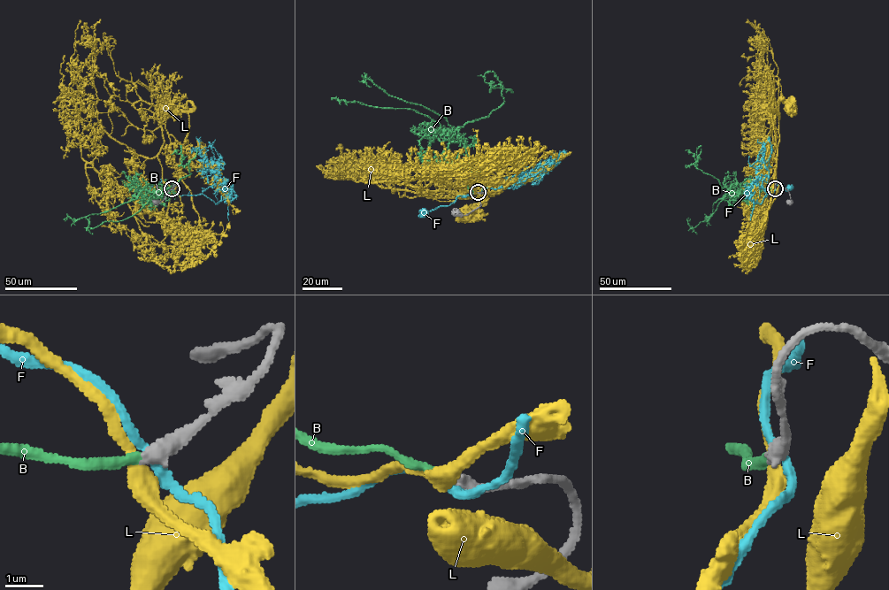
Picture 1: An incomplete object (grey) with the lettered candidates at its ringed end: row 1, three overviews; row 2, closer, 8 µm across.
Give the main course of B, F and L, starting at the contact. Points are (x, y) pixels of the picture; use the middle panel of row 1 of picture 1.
B: (478, 192), (467, 186), (470, 157), (456, 130), (435, 129), (430, 118), (412, 110), (371, 106), (333, 98)
F: (478, 193), (458, 195), (449, 205), (423, 213)
L: (478, 193), (459, 195), (466, 199), (481, 199), (471, 214)

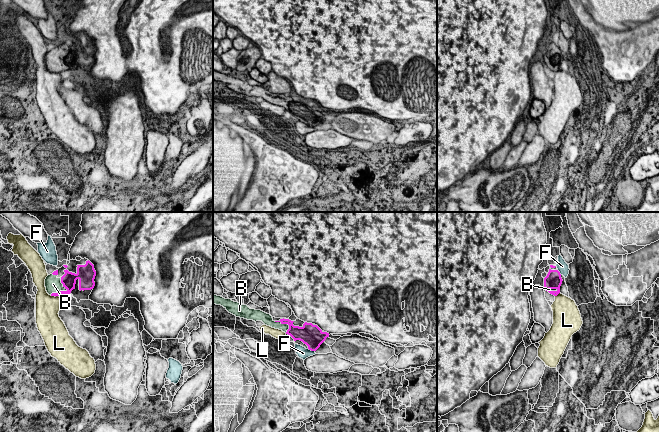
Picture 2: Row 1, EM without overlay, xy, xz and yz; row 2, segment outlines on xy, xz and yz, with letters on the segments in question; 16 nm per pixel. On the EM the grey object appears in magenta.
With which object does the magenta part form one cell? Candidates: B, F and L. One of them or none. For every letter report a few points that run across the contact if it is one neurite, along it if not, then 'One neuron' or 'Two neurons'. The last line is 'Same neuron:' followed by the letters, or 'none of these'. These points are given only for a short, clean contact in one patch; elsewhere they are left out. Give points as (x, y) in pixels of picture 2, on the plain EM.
B: Line: xy (68, 56), (63, 67), (53, 60). One neuron
F: Two neurons
L: Line: xy (50, 71), (58, 72). Two neurons
Same neuron: B

